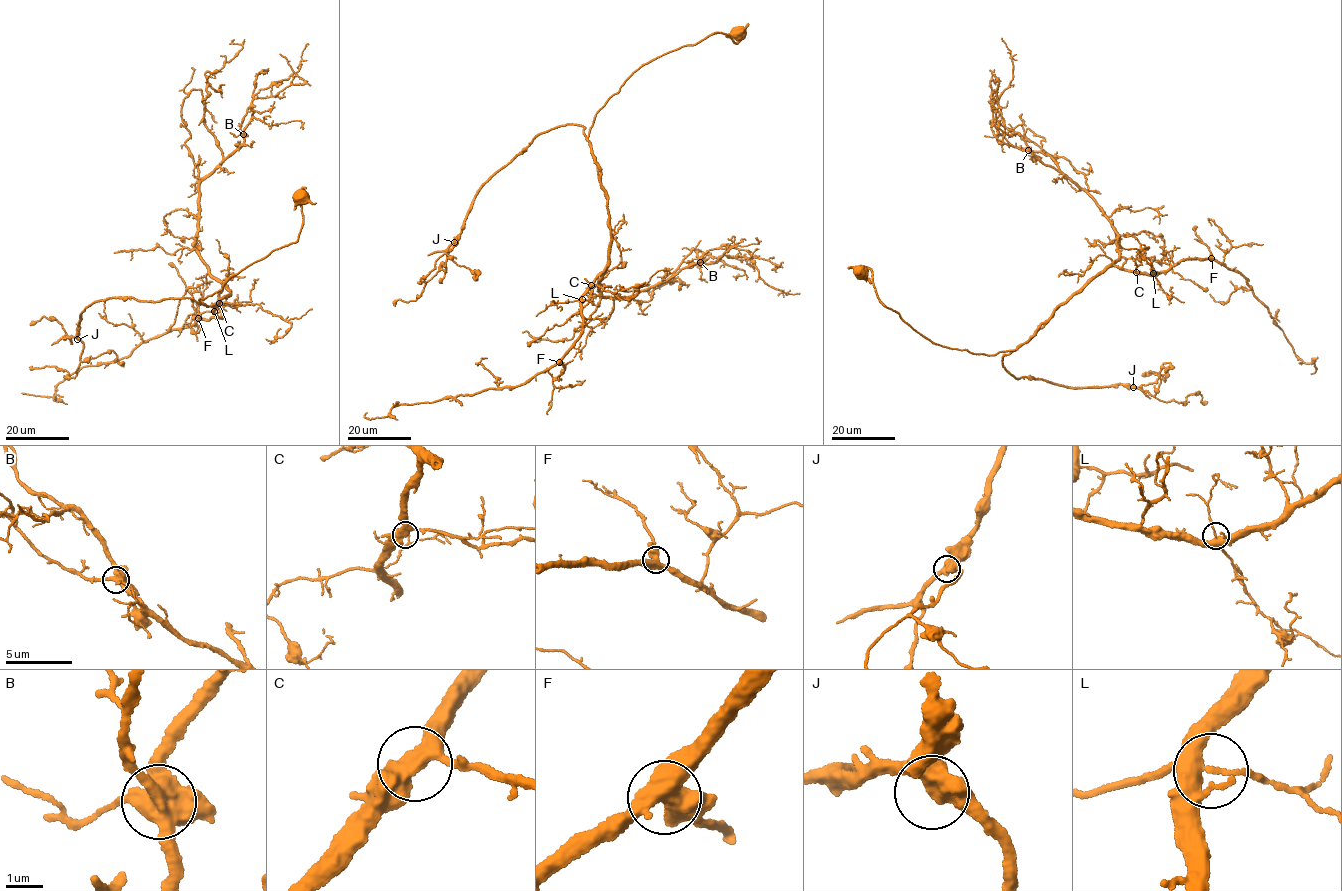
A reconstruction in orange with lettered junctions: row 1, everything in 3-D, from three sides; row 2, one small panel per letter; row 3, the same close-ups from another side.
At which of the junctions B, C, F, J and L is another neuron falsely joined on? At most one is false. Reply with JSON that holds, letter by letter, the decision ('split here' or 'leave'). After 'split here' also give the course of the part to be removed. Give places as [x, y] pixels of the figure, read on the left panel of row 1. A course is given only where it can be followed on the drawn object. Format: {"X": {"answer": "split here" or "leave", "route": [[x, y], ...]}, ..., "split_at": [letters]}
{"B": {"answer": "leave"}, "C": {"answer": "leave"}, "F": {"answer": "leave"}, "J": {"answer": "leave"}, "L": {"answer": "leave"}, "split_at": []}

